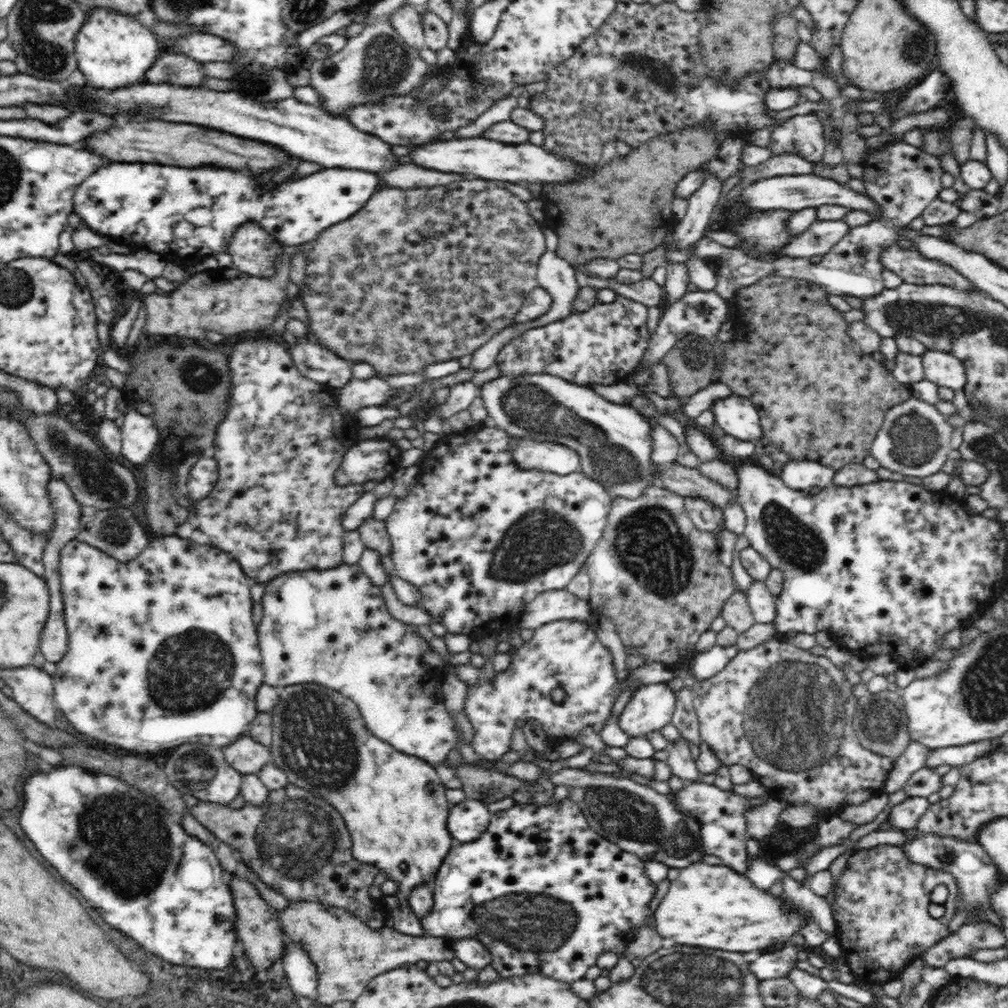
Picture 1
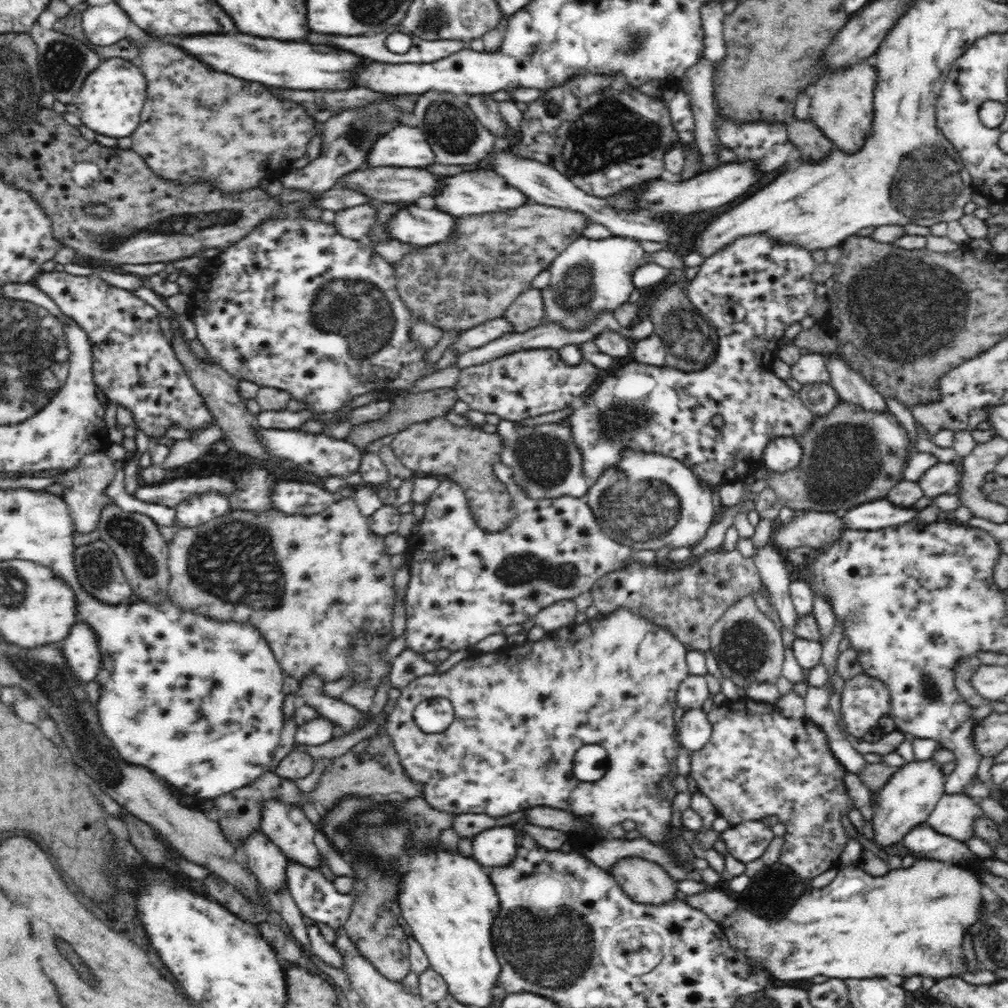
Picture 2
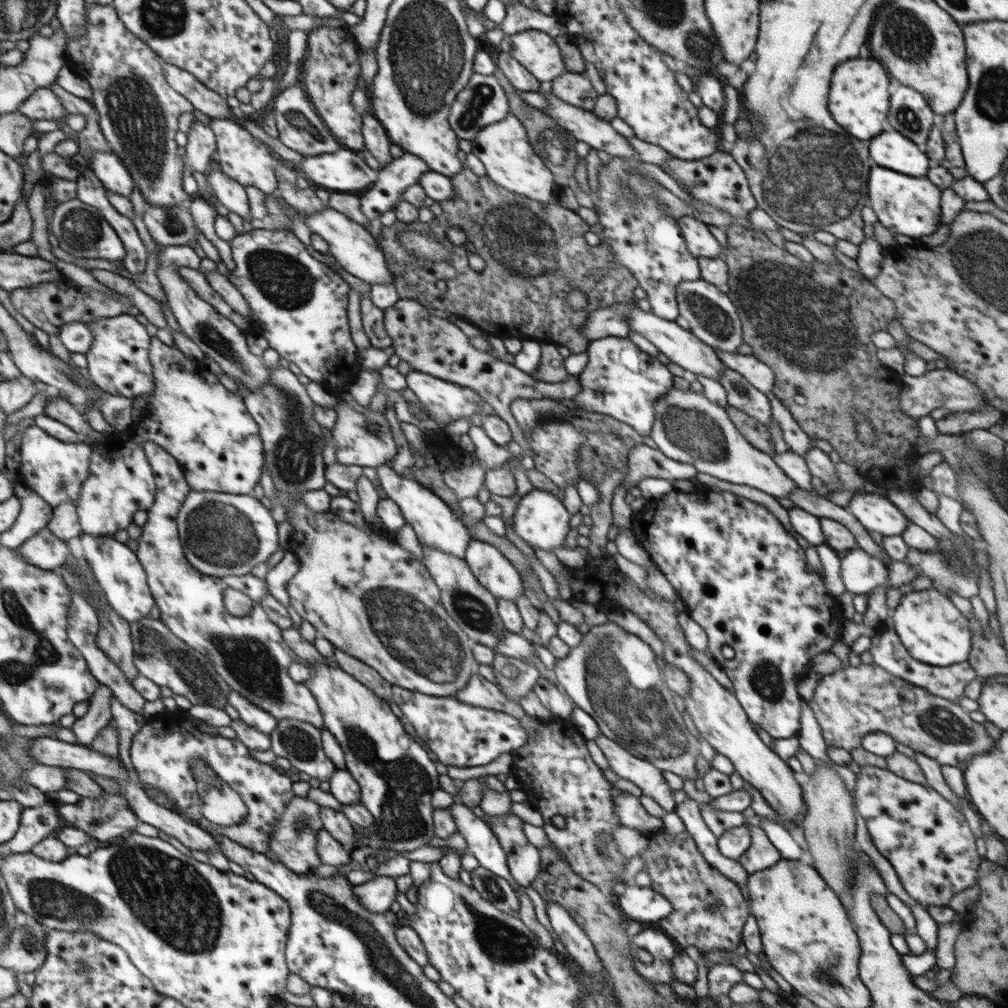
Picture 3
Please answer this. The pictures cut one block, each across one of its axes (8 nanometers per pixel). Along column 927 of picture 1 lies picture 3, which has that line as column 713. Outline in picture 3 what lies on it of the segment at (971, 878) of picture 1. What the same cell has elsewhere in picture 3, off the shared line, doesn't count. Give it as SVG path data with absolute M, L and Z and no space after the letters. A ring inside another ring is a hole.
M686 797L682 802L676 803L675 811L684 821L685 831L692 836L697 849L710 865L736 884L747 884L749 874L744 870L744 867L738 861L728 858L720 852L719 838L710 831L704 822L700 804L694 799Z

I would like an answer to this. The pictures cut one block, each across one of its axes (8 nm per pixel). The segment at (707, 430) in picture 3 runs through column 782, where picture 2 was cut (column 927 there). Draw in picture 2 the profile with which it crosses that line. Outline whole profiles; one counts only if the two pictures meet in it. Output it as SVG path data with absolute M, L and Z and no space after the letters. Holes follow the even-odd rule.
M940 462L928 469L917 482L928 498L936 498L940 494L953 494L959 482L957 462Z

